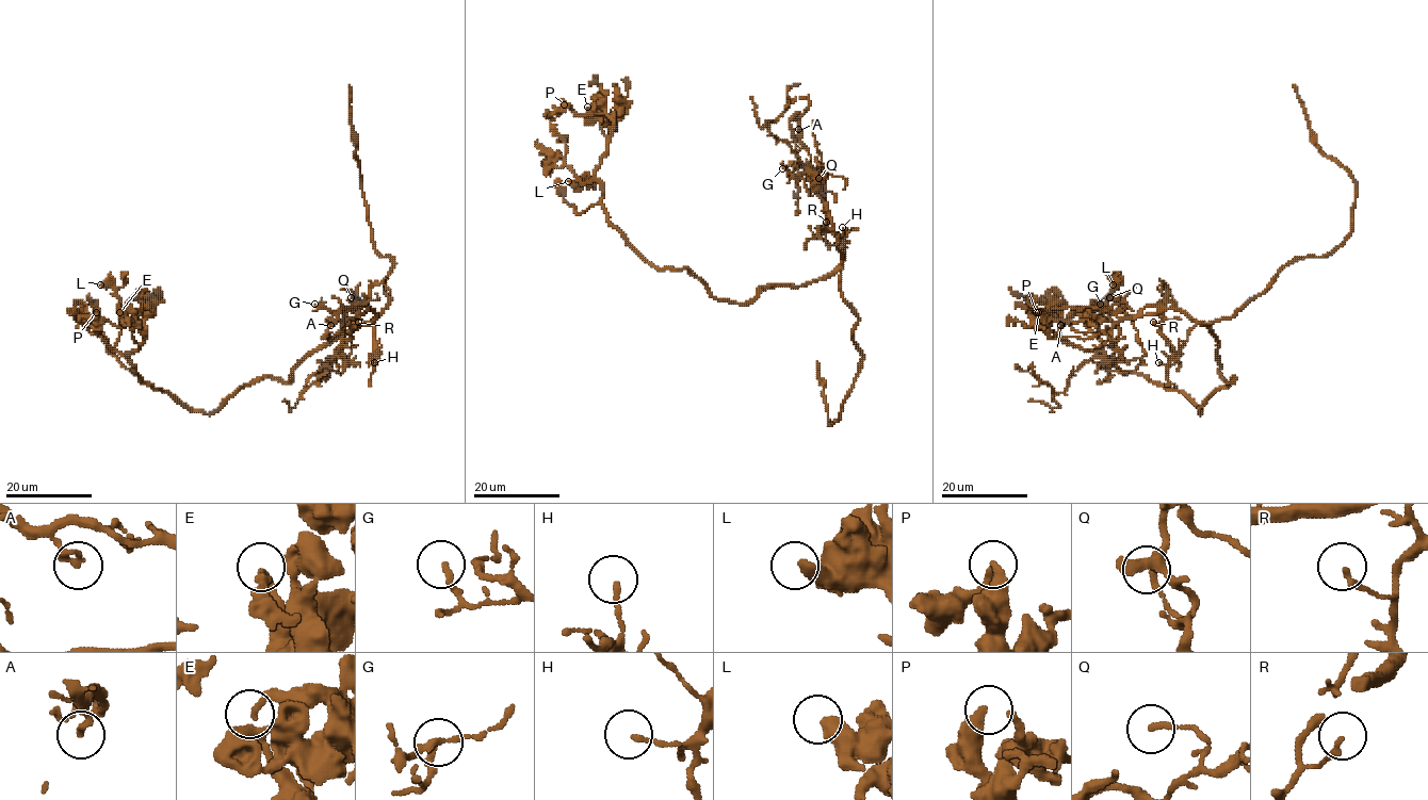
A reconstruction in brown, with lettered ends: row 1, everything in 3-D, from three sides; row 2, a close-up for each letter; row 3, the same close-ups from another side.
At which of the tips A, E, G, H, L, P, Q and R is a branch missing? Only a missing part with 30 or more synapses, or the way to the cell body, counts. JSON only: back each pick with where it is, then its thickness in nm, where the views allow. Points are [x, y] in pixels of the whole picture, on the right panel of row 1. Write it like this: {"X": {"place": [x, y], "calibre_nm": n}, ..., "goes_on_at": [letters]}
{"goes_on_at": []}

